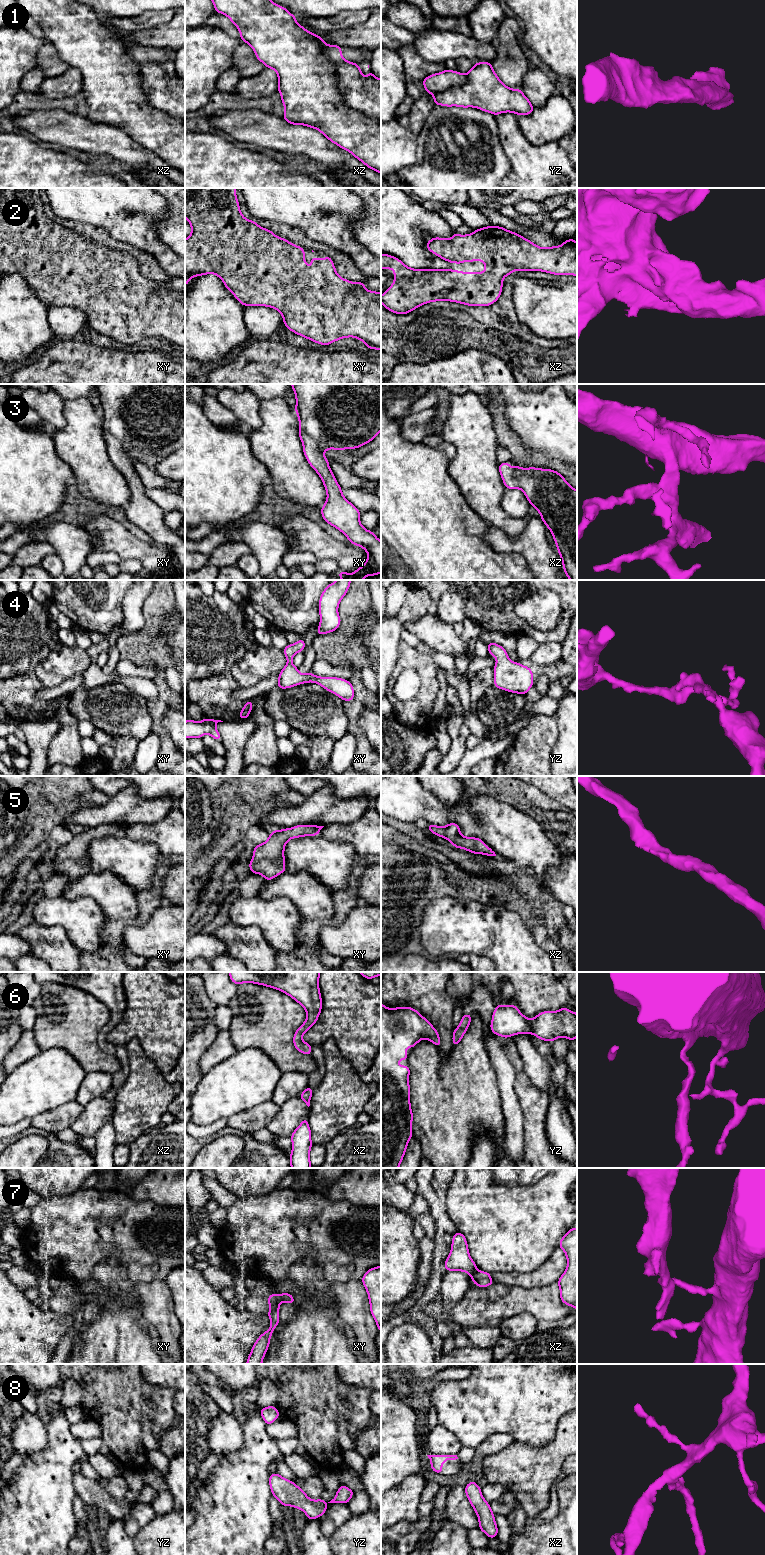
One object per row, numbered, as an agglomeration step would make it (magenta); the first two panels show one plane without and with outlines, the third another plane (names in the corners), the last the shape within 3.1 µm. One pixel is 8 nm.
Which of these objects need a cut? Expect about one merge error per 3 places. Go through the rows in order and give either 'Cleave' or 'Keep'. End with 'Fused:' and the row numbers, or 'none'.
1: Keep
2: Keep
3: Keep
4: Keep
5: Keep
6: Keep
7: Cleave
8: Keep
Fused: 7

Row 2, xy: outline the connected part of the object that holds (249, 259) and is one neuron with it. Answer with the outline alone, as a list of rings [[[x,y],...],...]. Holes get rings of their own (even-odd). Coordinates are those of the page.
[[[185,188],[185,218],[191,225],[191,235],[185,239],[185,286],[192,277],[212,273],[224,282],[225,287],[243,306],[267,306],[277,309],[282,314],[283,322],[287,329],[297,335],[325,346],[342,338],[354,337],[365,343],[370,350],[381,350],[381,293],[366,290],[364,282],[354,283],[341,278],[336,272],[332,259],[326,254],[324,260],[312,256],[311,268],[308,269],[304,259],[304,248],[291,244],[285,238],[279,238],[269,229],[260,227],[256,222],[246,219],[241,214],[236,197],[236,188]]]

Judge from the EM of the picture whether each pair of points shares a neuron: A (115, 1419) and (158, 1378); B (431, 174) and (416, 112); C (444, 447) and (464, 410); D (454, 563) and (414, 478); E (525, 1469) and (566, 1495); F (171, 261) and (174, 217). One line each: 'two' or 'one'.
A: two
B: two
C: two
D: one
E: two
F: two

